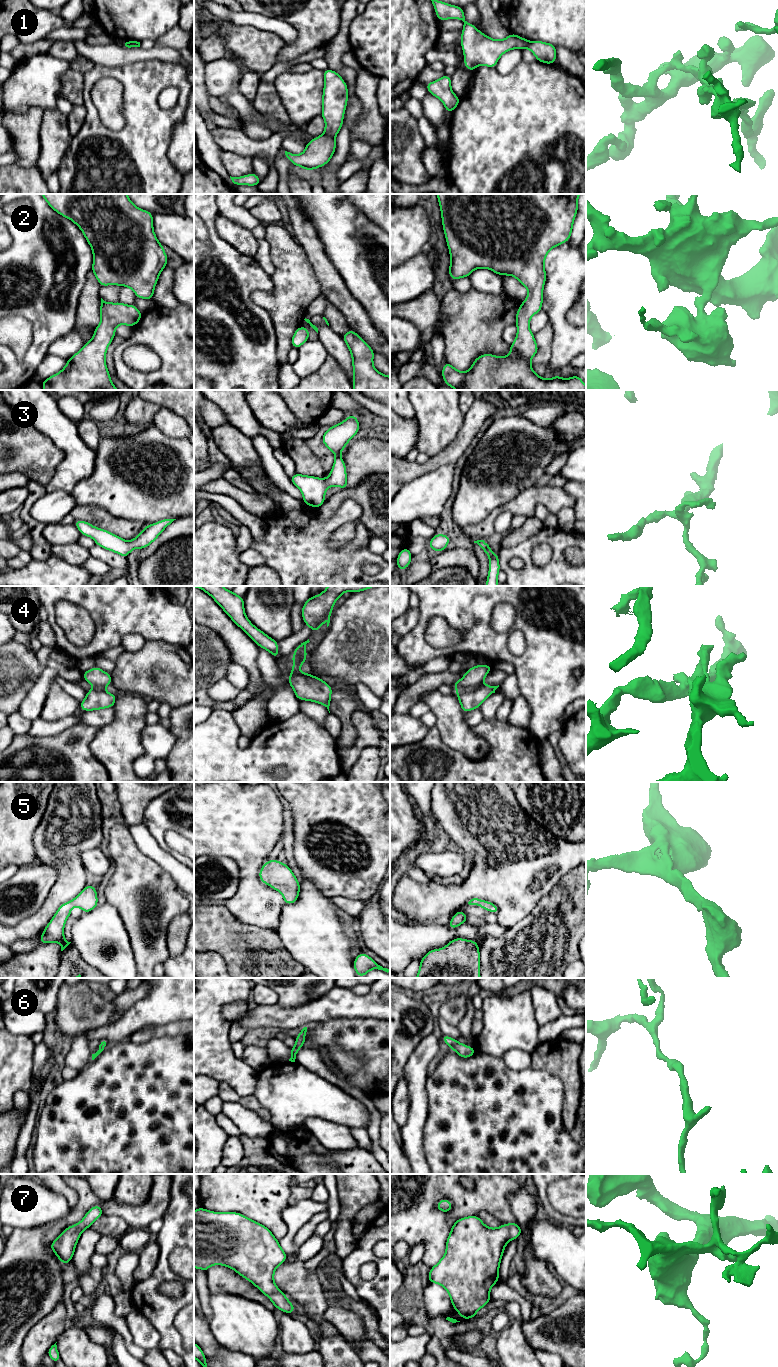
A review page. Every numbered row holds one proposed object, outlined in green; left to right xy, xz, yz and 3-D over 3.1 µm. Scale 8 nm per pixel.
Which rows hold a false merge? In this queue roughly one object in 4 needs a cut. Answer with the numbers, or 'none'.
1

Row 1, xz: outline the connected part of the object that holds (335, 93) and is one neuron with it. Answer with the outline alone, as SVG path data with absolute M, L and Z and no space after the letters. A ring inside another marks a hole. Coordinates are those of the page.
M327 69L323 71L324 89L321 116L325 120L324 135L335 138L344 119L348 101L348 87L339 73Z

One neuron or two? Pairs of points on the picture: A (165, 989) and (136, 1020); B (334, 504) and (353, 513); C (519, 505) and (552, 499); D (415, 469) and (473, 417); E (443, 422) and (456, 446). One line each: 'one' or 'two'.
A: one
B: two
C: one
D: one
E: two

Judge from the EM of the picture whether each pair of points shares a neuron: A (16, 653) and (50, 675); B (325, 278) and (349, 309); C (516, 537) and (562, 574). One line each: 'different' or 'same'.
A: different
B: same
C: different

